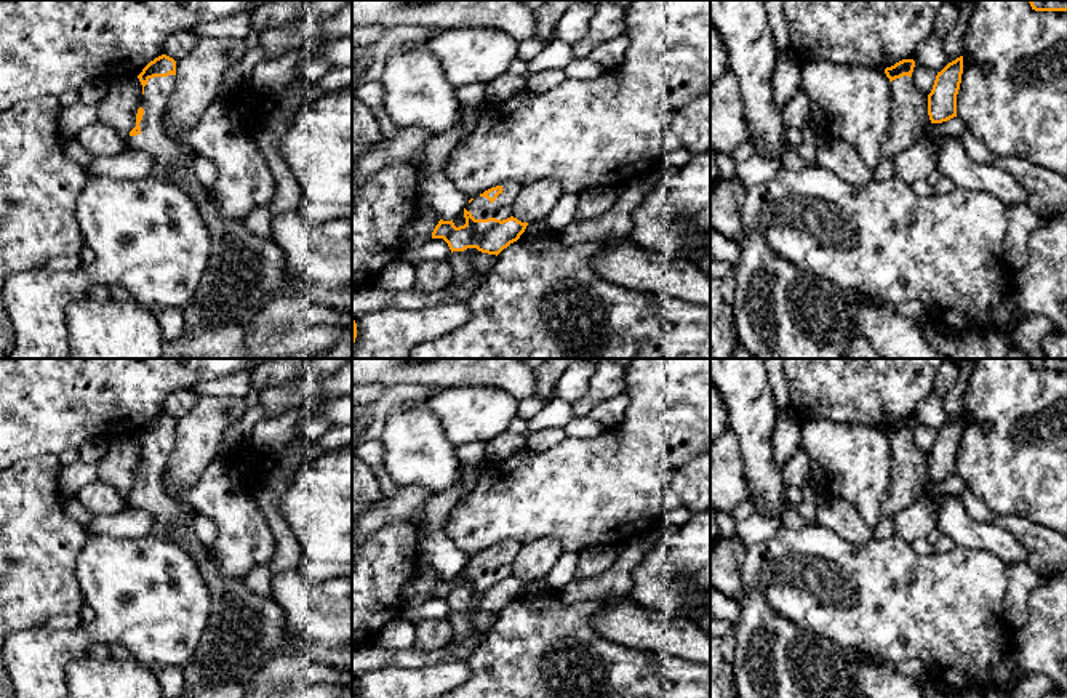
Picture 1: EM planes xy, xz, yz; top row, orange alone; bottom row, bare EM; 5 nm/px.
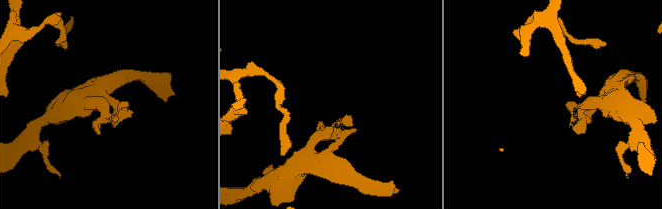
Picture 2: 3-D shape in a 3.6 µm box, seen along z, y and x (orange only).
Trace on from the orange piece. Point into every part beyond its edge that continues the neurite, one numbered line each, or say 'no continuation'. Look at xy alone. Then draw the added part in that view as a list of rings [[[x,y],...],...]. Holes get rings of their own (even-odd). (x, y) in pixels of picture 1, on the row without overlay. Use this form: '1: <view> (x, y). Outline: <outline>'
1: xy (152, 498). Outline: [[[154,435],[149,437],[144,445],[142,467],[144,474],[139,482],[141,491],[128,496],[128,506],[144,509],[152,514],[152,536],[160,540],[170,540],[168,530],[176,524],[182,522],[192,507],[187,504],[174,503],[165,490],[163,474],[170,453],[176,443],[176,435]]]

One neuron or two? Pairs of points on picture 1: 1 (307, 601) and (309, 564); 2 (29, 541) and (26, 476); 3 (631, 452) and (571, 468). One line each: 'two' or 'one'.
1: two
2: one
3: one

